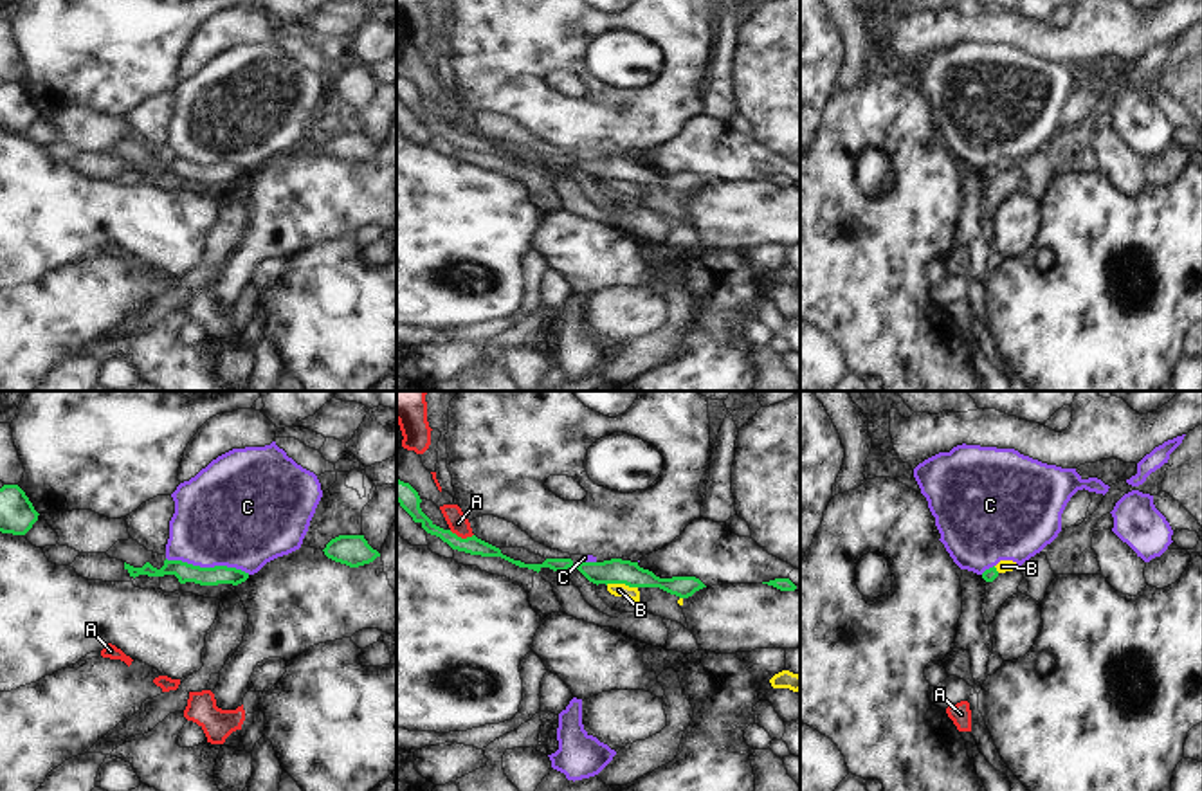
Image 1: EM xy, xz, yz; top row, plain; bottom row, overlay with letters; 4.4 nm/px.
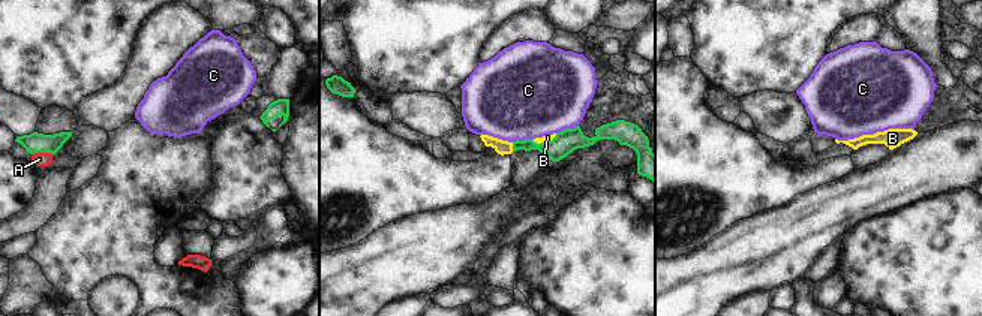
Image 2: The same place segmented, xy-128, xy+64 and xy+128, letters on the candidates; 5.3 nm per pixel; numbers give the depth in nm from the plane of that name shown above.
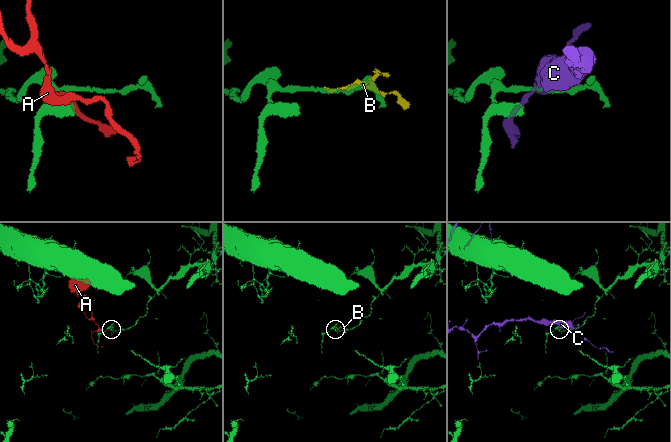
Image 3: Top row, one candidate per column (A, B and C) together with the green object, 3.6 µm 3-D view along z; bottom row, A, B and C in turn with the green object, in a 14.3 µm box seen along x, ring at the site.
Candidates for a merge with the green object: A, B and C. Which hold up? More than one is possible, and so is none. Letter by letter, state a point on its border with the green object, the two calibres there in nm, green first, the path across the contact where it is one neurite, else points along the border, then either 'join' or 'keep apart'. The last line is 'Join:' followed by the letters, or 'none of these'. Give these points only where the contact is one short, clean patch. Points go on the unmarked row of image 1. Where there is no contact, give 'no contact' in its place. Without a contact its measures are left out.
A: meets green in xz at (460, 134); 80 nm thick on the green side, 90 nm on the other; keep apart
B: meets green in xz at (622, 179); 110 nm thick on the green side, 60 nm on the other; border along xz (606, 181), (637, 184); keep apart
C: meets green in xy at (208, 164); 90 nm thick on the green side, 440 nm on the other; border along xy (166, 154), (200, 163), (235, 163), (249, 170); keep apart
Join: none of these

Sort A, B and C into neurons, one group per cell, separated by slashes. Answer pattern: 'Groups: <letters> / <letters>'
Groups: A / B / C

